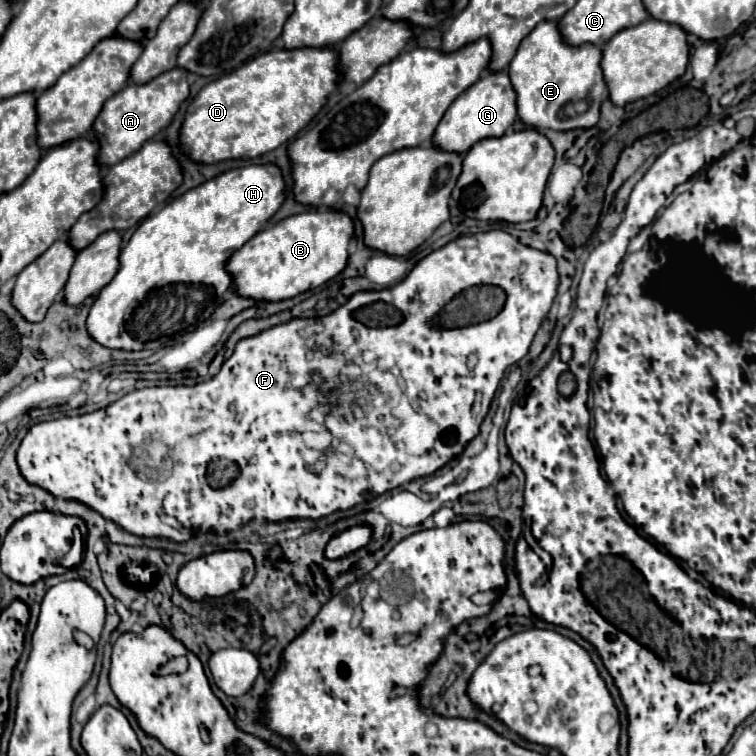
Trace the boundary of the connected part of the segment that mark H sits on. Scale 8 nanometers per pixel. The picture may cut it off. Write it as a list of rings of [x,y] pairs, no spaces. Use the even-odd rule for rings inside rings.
[[[265,163],[225,171],[153,211],[139,223],[129,243],[121,249],[117,275],[97,295],[87,317],[89,335],[109,349],[155,351],[167,345],[161,341],[179,341],[181,335],[203,325],[233,285],[233,277],[225,269],[229,257],[265,227],[265,223],[279,211],[285,197],[287,189],[281,169],[275,163]]]

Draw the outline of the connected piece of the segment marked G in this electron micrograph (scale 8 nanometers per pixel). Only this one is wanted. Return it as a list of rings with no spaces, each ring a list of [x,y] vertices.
[[[485,71],[477,83],[473,83],[465,93],[461,93],[451,103],[433,135],[433,145],[445,151],[467,153],[481,139],[501,137],[515,123],[515,119],[517,93],[511,85],[507,71]]]

